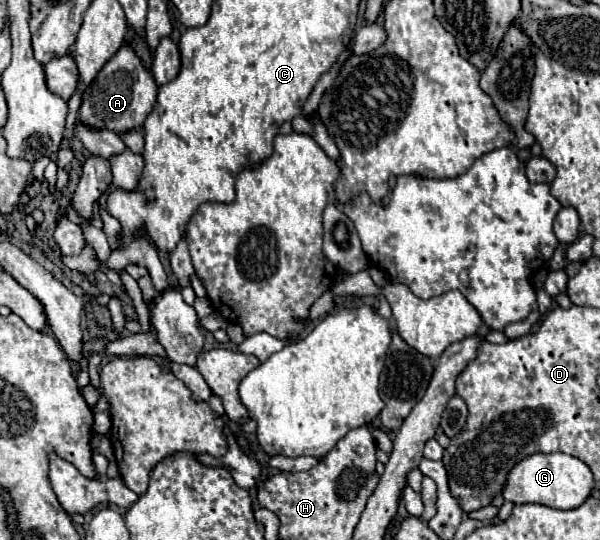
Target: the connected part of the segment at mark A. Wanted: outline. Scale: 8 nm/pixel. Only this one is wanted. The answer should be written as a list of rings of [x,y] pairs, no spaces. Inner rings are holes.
[[[123,43],[123,47],[105,63],[105,67],[89,85],[87,97],[83,97],[83,103],[79,109],[79,119],[85,125],[97,127],[97,129],[111,129],[121,135],[129,129],[143,127],[145,117],[153,111],[155,97],[157,97],[157,85],[153,81],[153,75],[143,67],[133,47]]]

